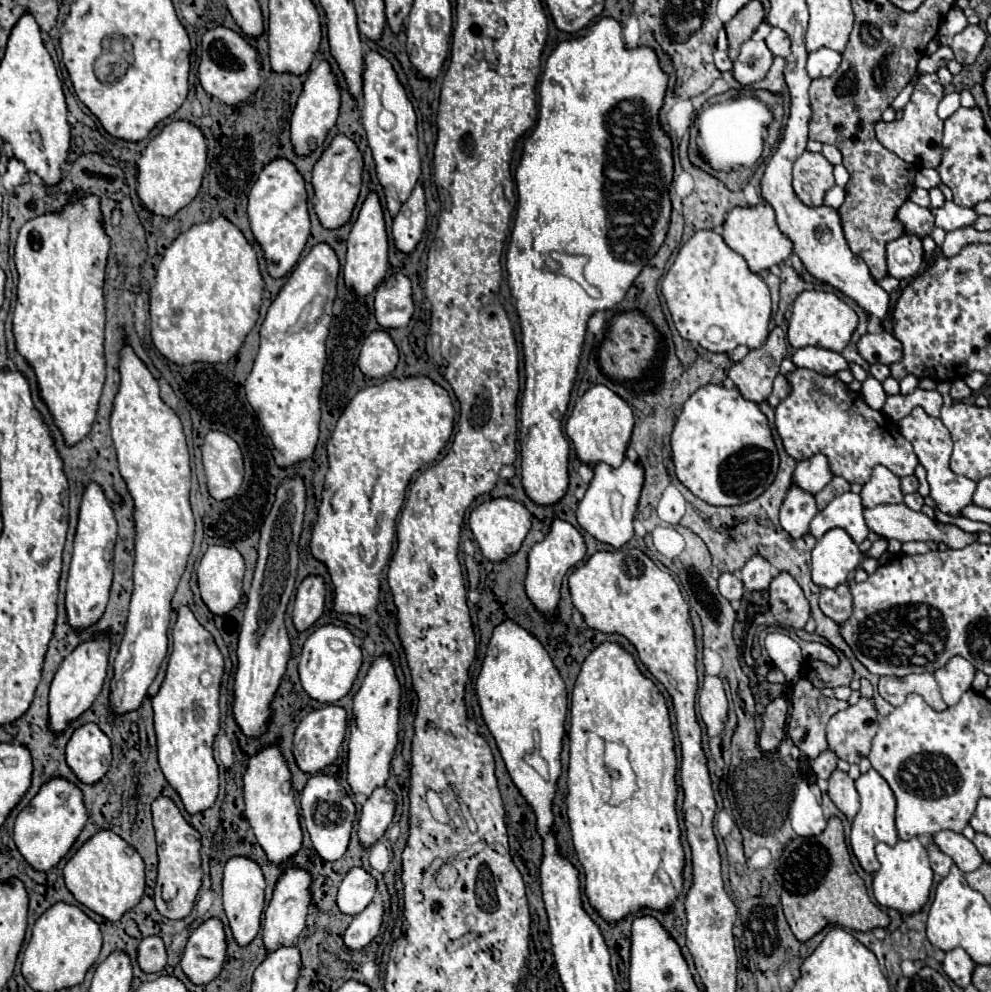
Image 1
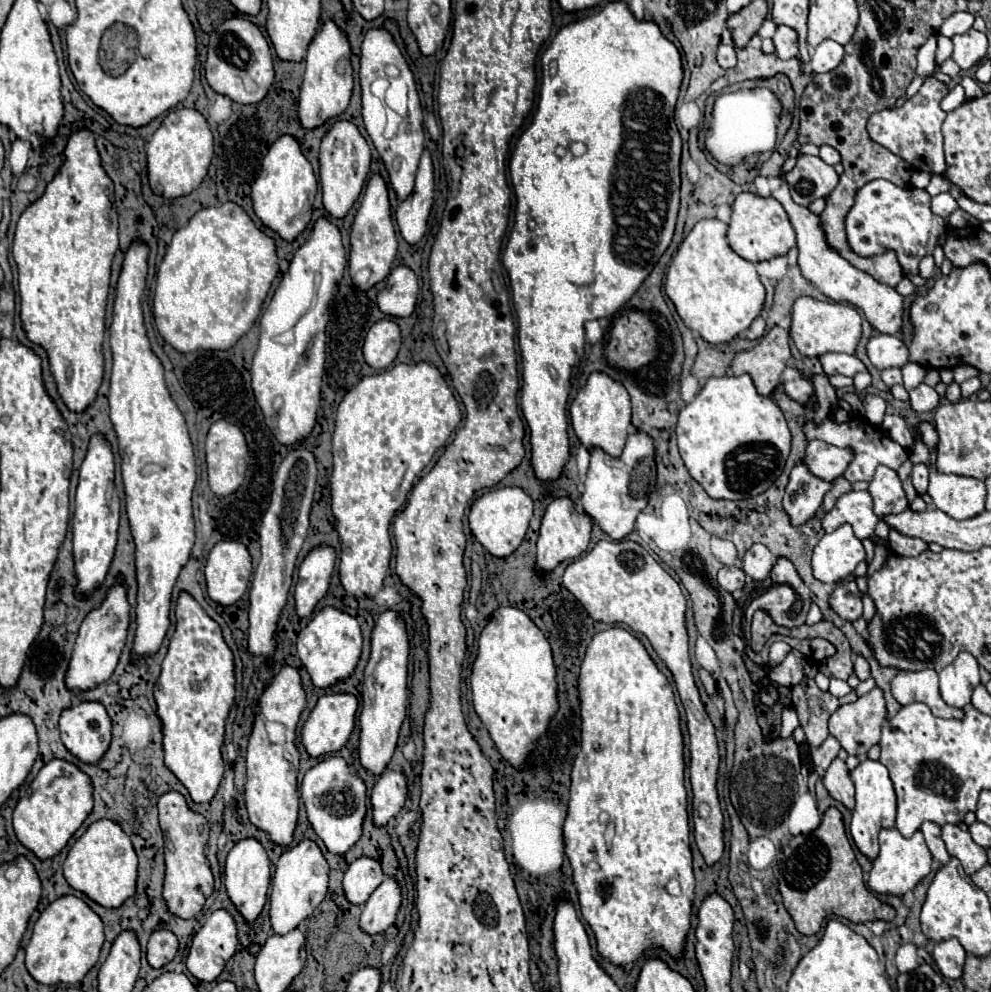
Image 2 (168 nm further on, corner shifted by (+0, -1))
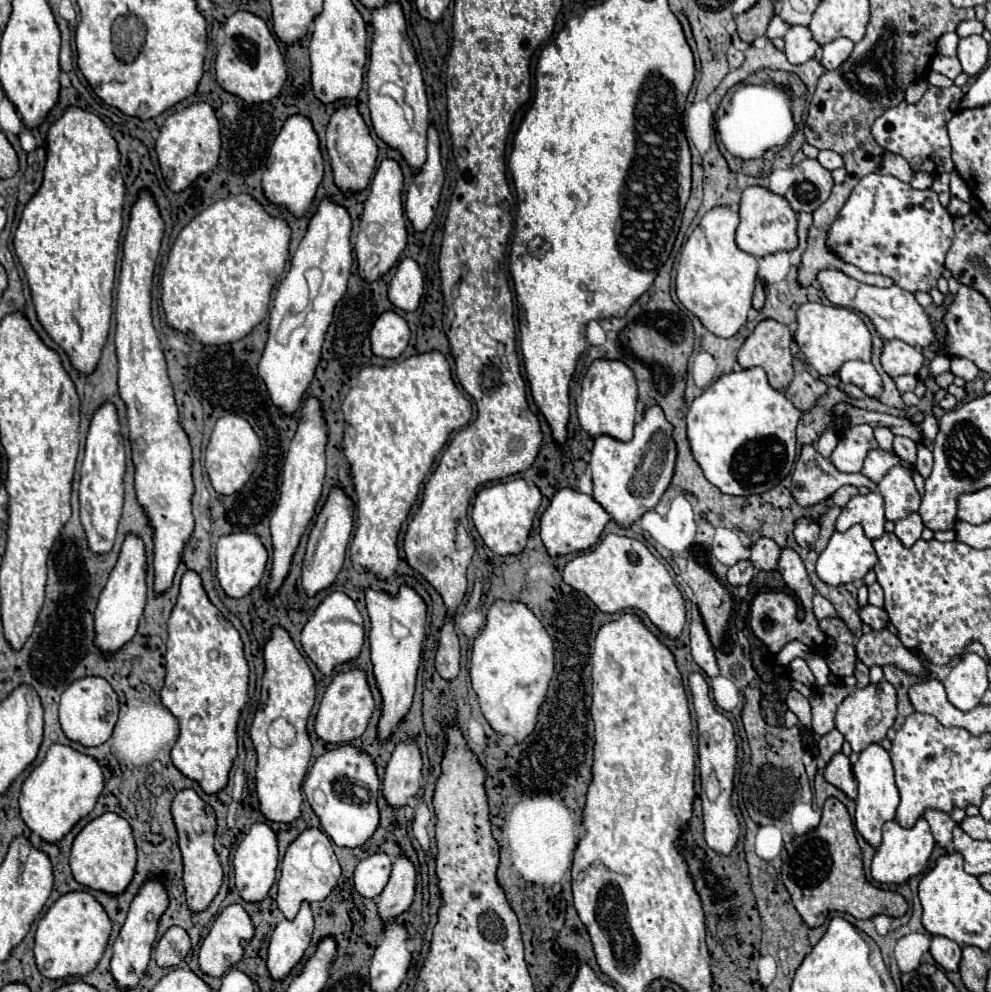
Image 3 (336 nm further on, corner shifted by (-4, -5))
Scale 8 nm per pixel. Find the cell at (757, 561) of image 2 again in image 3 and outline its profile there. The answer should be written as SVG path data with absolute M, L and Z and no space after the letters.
M760 537L752 547L750 561L754 563L756 569L772 571L778 565L778 557L780 557L780 547L776 545L776 541L772 541L768 537Z

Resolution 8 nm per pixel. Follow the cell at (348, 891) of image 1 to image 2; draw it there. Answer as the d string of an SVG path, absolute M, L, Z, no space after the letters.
M360 857L344 873L344 893L354 905L364 905L372 891L382 883L382 867L376 859Z

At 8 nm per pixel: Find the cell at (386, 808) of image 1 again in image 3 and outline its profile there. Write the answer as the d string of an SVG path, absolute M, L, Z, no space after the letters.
M414 739L394 747L384 773L384 797L392 807L406 805L408 797L418 793L422 781L422 755Z

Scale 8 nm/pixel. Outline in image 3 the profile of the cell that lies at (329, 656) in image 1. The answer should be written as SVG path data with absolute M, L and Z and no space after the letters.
M332 591L330 595L326 595L322 603L316 607L314 615L304 625L300 641L302 641L304 653L316 663L316 667L324 675L330 675L336 665L342 665L358 657L364 645L364 625L356 603L342 591Z

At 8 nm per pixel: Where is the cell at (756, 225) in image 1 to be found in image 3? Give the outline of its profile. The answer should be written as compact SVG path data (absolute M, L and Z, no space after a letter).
M748 187L742 193L740 201L740 225L736 229L736 245L754 257L764 257L776 251L792 251L798 245L796 225L798 215L792 211L790 203L784 197L772 193L766 187Z

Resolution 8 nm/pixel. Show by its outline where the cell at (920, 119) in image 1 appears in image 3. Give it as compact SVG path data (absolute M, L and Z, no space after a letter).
M952 85L948 89L940 89L940 87L930 87L924 97L916 103L910 105L906 101L902 101L896 107L886 109L872 125L872 135L876 139L878 145L886 147L892 153L902 155L914 173L918 171L926 171L930 175L940 175L940 173L950 173L954 171L954 163L950 157L950 139L948 139L948 131L946 125L952 119L952 109L950 103L962 99L962 89Z

